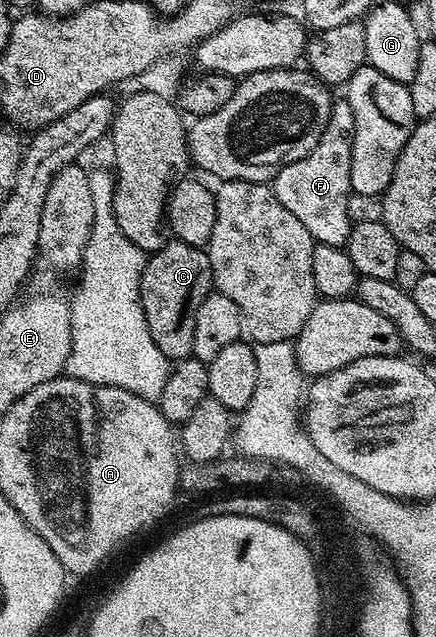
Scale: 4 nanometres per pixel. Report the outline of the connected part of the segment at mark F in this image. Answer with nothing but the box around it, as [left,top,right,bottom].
[272,97,356,248]

